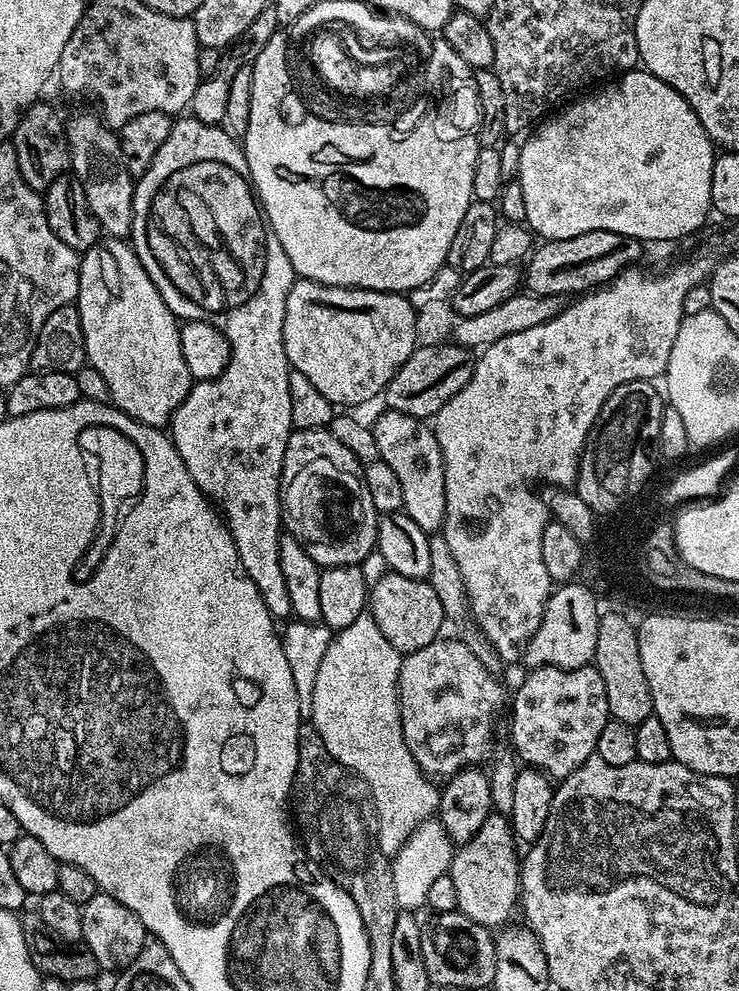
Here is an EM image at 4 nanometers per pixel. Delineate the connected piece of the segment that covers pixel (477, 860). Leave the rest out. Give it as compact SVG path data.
M491 814L469 841L455 849L452 858L450 875L454 894L458 894L457 909L489 930L503 925L512 907L515 909L518 904L521 861L518 852L516 856L516 847L507 815Z

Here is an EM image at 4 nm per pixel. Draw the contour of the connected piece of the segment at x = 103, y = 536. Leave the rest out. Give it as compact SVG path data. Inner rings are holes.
M90 426L80 432L80 451L85 457L93 456L96 459L96 488L100 491L98 503L98 523L91 537L92 545L83 549L80 558L80 567L77 568L75 579L83 582L92 577L102 558L110 550L116 537L116 529L122 519L126 506L131 505L144 488L144 463L142 454L126 434L106 426Z

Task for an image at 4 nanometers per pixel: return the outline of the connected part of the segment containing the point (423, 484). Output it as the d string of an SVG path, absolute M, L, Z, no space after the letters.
M388 408L376 421L371 421L370 427L374 442L378 442L380 459L386 462L386 466L390 466L390 470L394 470L402 486L403 512L414 518L414 522L418 522L424 532L439 533L444 527L446 514L446 480L442 450L438 446L433 425Z

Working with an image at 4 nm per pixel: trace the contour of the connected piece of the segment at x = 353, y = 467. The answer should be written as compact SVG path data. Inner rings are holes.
M328 428L293 431L292 437L286 442L280 479L280 507L287 535L293 536L321 569L361 565L371 552L377 551L378 513L374 502L370 502L370 490L366 490L362 465Z

